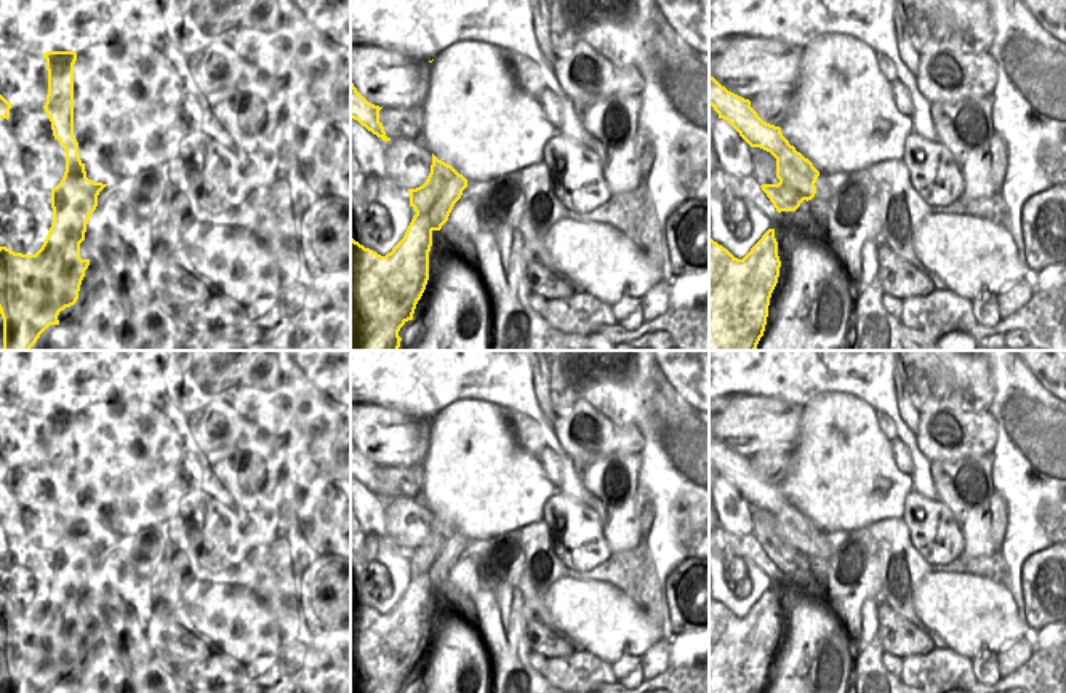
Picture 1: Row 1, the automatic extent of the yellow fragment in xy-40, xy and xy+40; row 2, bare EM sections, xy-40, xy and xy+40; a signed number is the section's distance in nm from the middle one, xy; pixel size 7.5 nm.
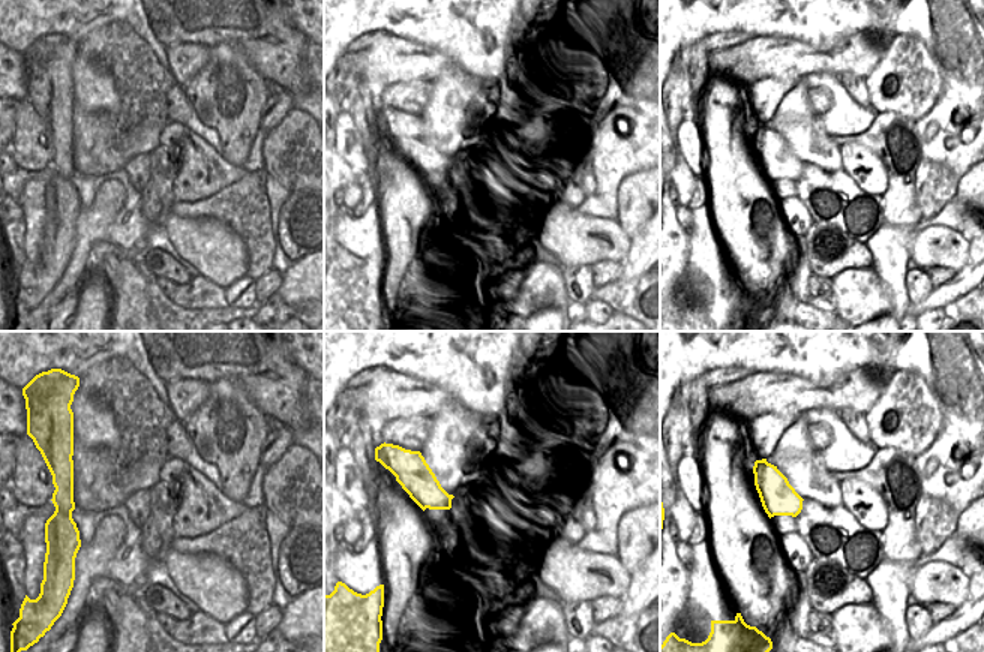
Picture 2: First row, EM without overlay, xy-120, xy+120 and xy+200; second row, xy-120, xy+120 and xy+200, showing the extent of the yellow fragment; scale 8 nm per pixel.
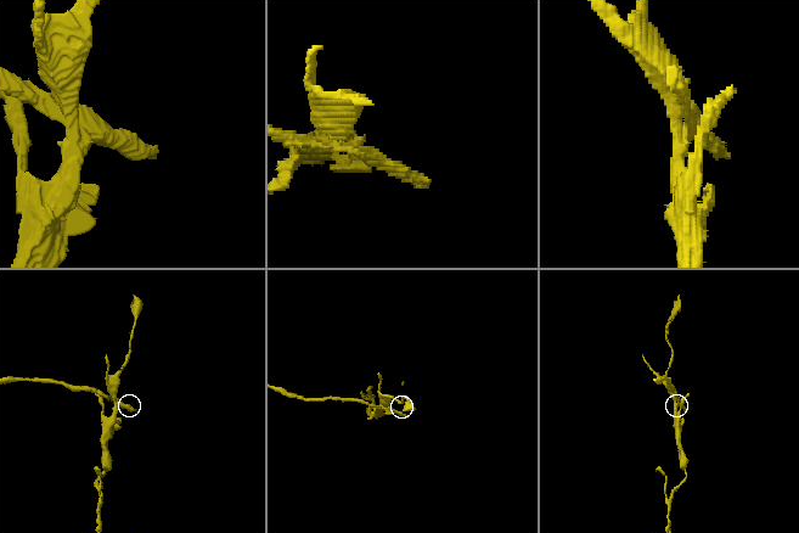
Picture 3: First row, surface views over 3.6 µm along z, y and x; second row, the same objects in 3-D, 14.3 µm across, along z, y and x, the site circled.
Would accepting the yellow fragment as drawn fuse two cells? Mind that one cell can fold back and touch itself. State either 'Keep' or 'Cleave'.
Cleave.

